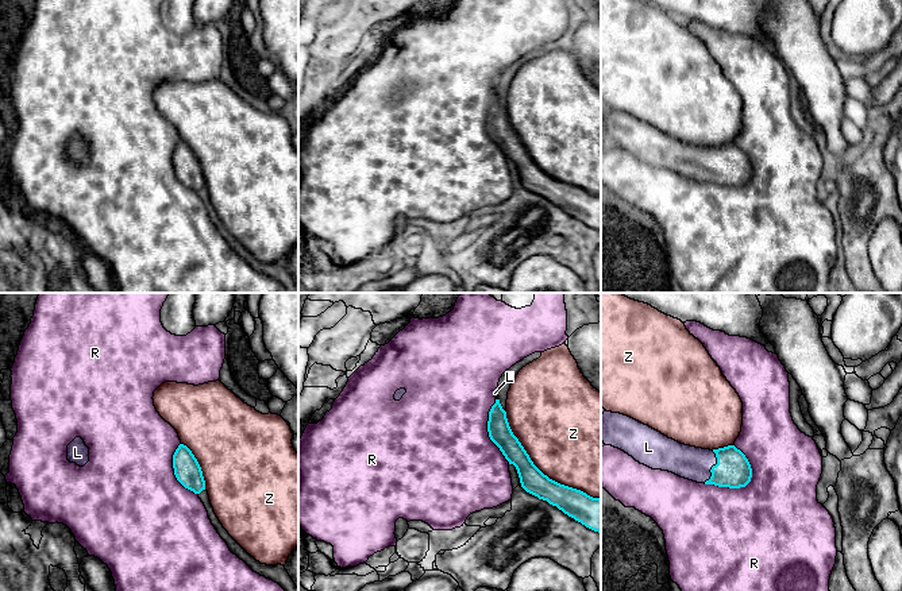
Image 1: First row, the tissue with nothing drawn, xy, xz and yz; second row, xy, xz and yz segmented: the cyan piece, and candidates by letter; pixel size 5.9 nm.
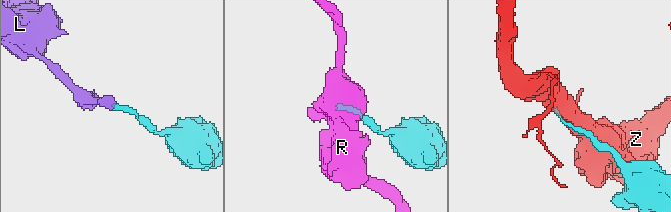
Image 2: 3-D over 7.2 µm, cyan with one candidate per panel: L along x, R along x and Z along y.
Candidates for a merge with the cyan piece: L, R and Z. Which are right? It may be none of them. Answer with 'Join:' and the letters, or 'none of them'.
Join: L

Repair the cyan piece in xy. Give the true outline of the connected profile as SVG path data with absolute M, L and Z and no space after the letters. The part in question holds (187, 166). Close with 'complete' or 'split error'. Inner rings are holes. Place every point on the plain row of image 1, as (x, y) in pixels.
M180 142L173 152L173 166L177 178L188 188L194 192L200 192L205 188L205 178L203 174L201 165L192 151L192 148Z; complete

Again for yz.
M604 109L601 138L640 162L697 181L740 186L752 175L748 157L735 143L713 148L685 143L620 111Z; split error

